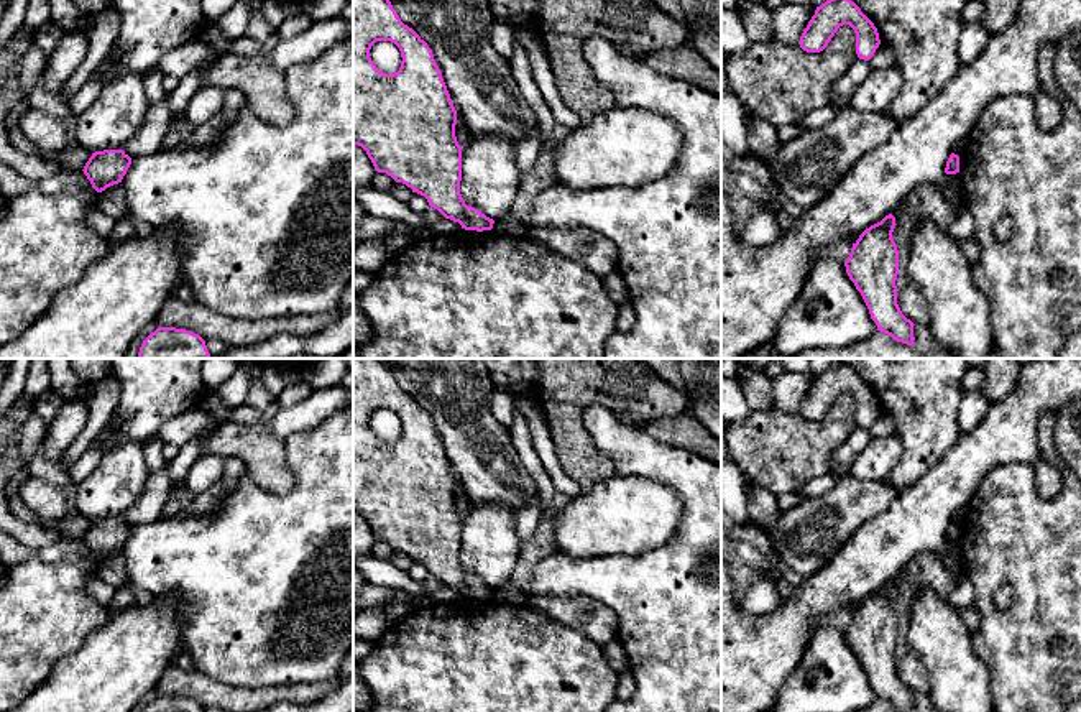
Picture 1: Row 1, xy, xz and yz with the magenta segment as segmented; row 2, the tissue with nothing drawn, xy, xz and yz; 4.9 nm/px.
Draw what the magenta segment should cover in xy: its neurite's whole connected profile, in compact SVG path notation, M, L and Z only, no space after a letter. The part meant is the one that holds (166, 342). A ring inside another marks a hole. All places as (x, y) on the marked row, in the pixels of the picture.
M158 327L141 344L138 358L209 358L205 340L186 329Z

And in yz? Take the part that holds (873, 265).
M889 214L866 229L853 243L844 266L877 331L913 347L915 324L902 314L897 304L899 250L892 238L894 227L895 217Z

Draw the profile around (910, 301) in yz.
M907 283L897 291L897 304L902 314L913 324L928 324L930 307L923 294L912 283Z

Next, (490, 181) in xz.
M472 135L462 148L460 194L465 204L498 220L511 212L519 187L514 143L496 135Z

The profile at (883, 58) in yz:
M881 43L869 62L872 67L890 67L895 64L895 56L887 44Z

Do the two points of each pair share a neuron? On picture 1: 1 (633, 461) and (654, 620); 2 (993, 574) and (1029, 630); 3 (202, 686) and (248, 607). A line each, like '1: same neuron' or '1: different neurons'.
1: same neuron
2: same neuron
3: different neurons

